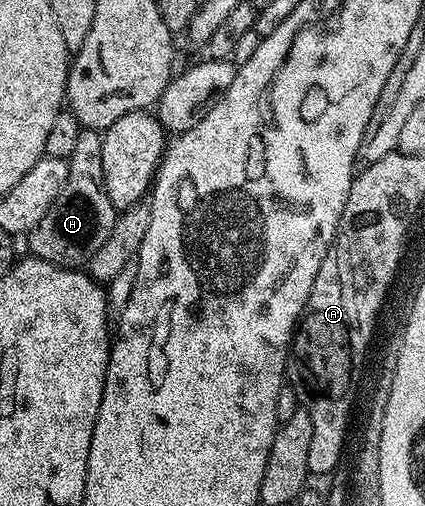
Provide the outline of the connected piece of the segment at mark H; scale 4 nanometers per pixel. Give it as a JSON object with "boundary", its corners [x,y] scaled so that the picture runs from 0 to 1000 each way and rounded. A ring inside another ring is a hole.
{"boundary":[[[198,253],[191,261],[181,287],[172,291],[172,308],[158,314],[162,348],[153,356],[153,372],[144,372],[134,395],[125,395],[106,435],[96,435],[96,443],[87,443],[87,451],[64,464],[80,508],[115,514],[136,526],[195,530],[212,520],[219,498],[247,482],[256,458],[266,458],[275,417],[242,362],[240,283],[235,259]]]}

